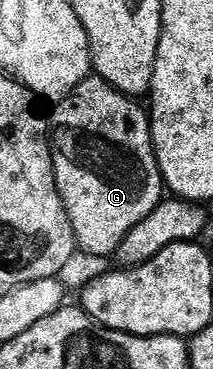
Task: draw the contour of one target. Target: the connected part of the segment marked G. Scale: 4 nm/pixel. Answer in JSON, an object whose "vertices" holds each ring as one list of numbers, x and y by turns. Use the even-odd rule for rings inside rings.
{"vertices":[[92,74,49,112,49,124,53,129,49,139,57,190,61,194,61,202,65,202,80,253,111,256,118,248,120,251,127,235,164,199,163,176,159,173,159,163,151,141,151,118,148,109,139,104,142,103,138,99,118,92,109,82]]}

